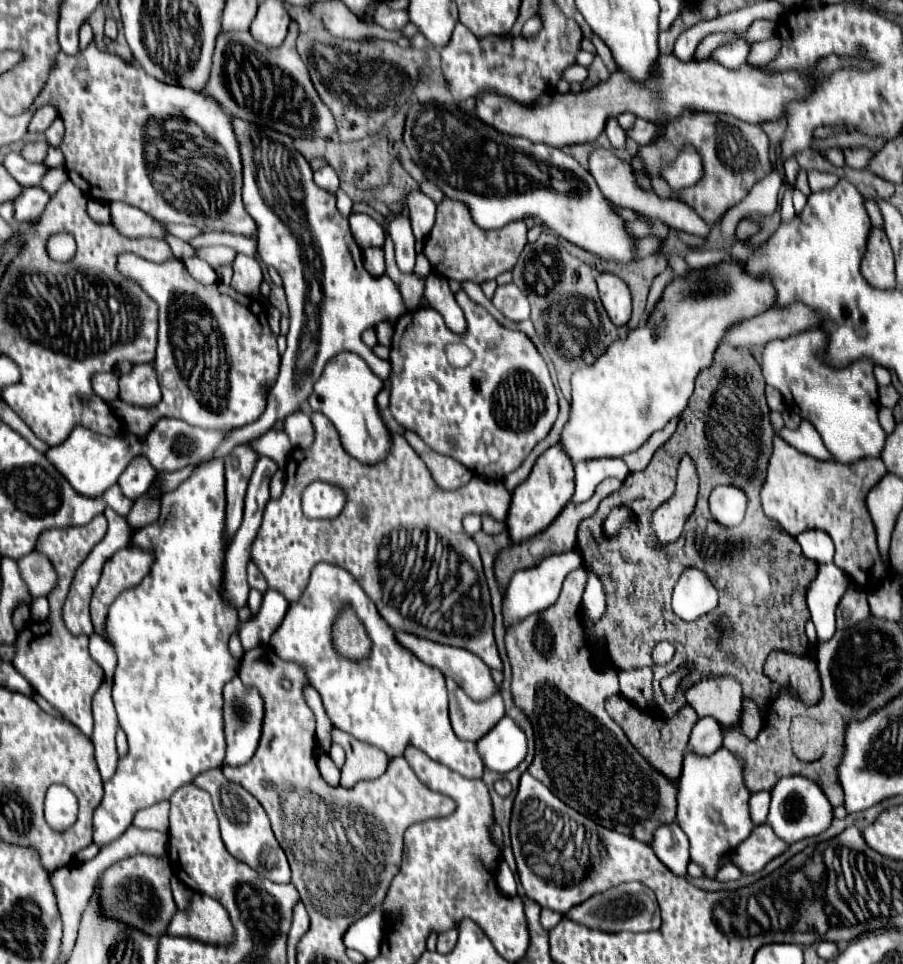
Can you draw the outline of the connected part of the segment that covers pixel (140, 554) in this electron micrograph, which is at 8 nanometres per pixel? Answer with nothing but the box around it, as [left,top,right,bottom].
[90,546,154,640]

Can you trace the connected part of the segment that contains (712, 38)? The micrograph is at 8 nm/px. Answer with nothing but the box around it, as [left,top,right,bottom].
[694,32,738,60]

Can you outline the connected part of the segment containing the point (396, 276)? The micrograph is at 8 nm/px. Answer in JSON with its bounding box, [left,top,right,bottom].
[384,236,424,310]

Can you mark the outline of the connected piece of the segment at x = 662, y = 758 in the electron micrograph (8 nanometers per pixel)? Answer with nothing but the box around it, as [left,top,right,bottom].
[606,694,698,782]

